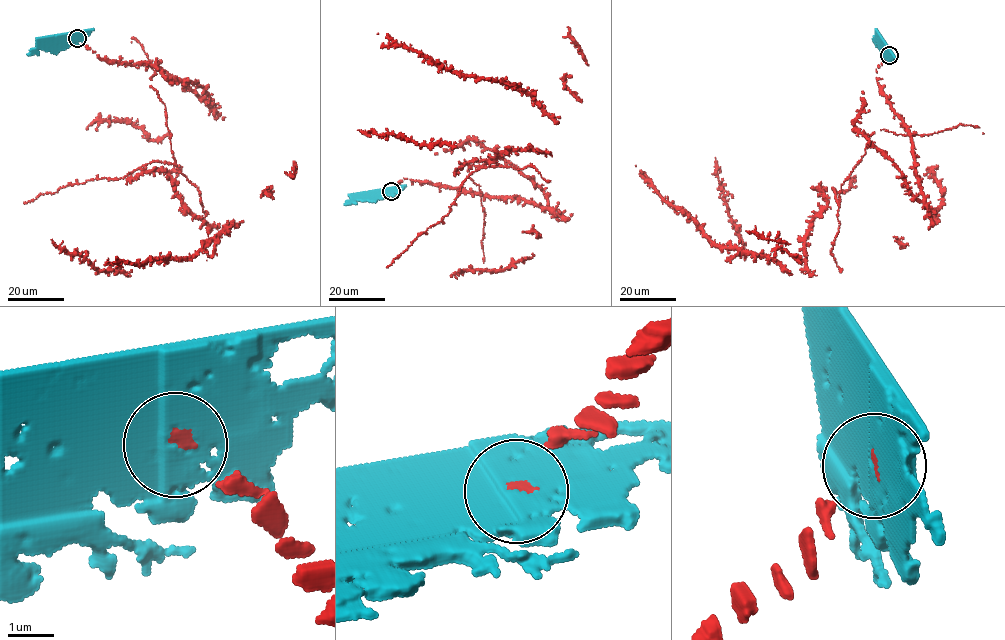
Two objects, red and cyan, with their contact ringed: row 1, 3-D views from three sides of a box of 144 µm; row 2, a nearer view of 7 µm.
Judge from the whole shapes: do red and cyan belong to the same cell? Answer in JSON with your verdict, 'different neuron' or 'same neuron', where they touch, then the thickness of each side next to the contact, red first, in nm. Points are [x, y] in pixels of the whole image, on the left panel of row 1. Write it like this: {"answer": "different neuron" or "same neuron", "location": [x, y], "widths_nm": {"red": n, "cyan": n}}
{"answer": "different neuron", "location": [77, 38], "widths_nm": {"red": 360, "cyan": 700}}

